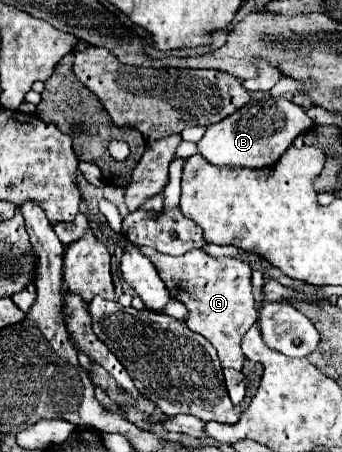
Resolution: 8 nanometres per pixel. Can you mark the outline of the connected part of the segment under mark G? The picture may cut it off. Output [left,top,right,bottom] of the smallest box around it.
[140,247,258,369]

